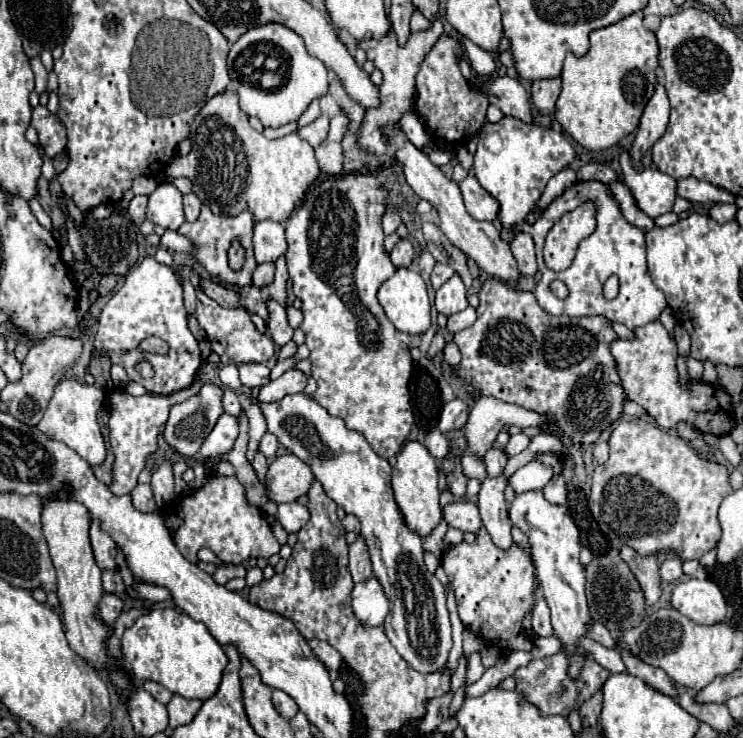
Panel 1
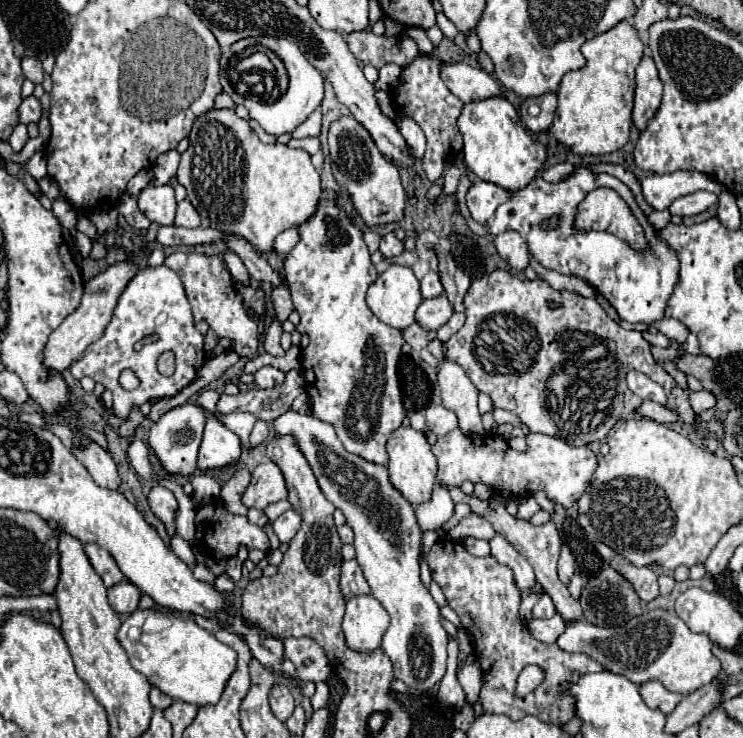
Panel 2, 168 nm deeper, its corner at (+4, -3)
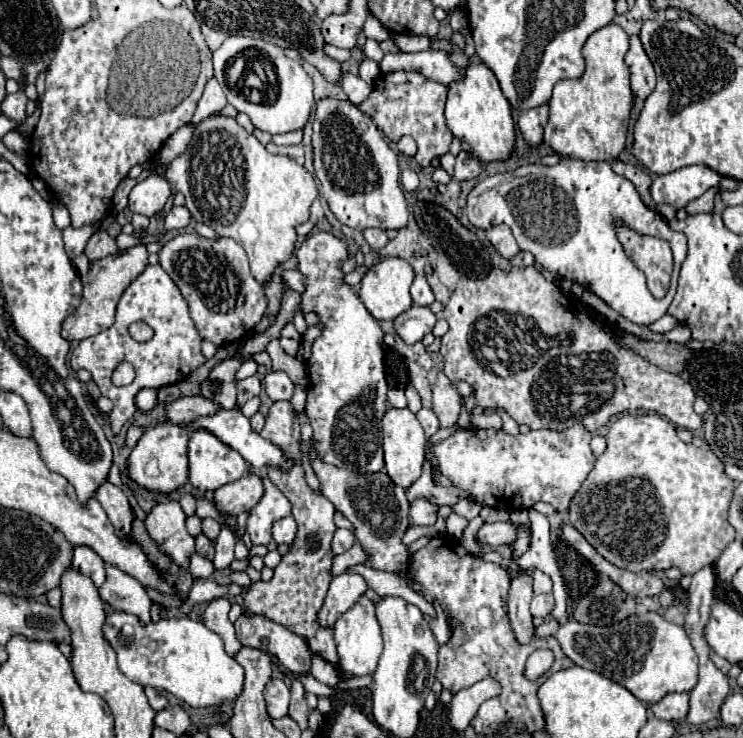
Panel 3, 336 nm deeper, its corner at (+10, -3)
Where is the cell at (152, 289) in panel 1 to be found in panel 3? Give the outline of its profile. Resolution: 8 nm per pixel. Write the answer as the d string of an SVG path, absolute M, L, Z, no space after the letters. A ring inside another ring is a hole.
M160 264L148 266L124 290L124 294L118 302L116 322L108 330L80 340L78 348L74 348L72 356L70 356L70 366L74 370L86 368L92 374L92 380L100 388L102 396L108 396L114 402L114 410L110 412L110 422L112 422L112 430L116 434L120 432L122 424L128 422L132 418L132 414L136 412L134 398L142 388L160 390L162 386L176 384L176 382L184 380L192 370L202 366L204 362L206 362L206 358L202 356L202 350L200 350L200 336L188 314L188 304L186 304L184 296L178 292L178 286L172 282L172 278L166 274L166 270ZM136 320L146 322L154 330L154 336L148 342L136 342L128 334L128 326ZM124 360L134 366L136 378L128 386L114 386L110 380L112 372Z

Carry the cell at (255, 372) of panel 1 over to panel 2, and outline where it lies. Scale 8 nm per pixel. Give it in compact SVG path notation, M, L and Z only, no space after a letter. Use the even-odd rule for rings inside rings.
M264 366L254 374L254 384L258 388L272 388L276 384L284 382L284 372L272 368L272 366Z

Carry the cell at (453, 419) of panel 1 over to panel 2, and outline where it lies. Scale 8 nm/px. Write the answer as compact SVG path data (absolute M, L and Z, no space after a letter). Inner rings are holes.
M430 406L426 410L426 422L428 422L430 432L434 432L436 436L444 436L458 428L456 414L444 406Z

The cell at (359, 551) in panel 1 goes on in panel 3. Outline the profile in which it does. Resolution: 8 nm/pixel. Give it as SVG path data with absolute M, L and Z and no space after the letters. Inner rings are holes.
M340 574L336 578L332 578L326 600L318 612L318 624L322 624L324 628L334 628L338 616L342 616L344 612L348 612L358 598L366 592L368 584L360 574Z

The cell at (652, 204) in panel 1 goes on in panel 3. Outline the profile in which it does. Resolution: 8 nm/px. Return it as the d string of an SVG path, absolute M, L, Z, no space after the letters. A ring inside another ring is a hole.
M686 166L676 172L656 176L650 192L656 204L670 204L676 210L700 198L708 188L718 186L720 174L708 166Z

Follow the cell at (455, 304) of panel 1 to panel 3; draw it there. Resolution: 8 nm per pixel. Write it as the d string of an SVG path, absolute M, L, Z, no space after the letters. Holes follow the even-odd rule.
M412 306L402 316L394 318L394 332L406 342L420 342L428 332L432 332L436 324L436 316L426 306Z

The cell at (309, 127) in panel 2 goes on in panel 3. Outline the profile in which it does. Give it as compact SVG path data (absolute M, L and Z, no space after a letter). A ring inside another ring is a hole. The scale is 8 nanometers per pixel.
M302 130L296 132L288 132L288 134L278 134L272 138L272 142L276 146L292 146L292 144L300 144L302 142Z

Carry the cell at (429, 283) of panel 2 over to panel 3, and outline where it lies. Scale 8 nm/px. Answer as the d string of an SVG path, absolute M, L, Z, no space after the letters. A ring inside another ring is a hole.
M424 276L414 278L414 284L410 288L410 296L412 296L414 306L430 306L434 302L434 294L432 294Z

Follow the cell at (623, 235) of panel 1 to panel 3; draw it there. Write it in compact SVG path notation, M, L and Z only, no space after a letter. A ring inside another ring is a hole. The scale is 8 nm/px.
M562 158L556 166L542 166L542 164L526 164L520 166L512 172L506 174L494 174L484 180L480 180L472 192L468 194L468 206L466 206L466 216L468 220L482 230L488 230L496 224L508 224L512 228L512 234L516 236L516 242L520 250L532 252L536 262L546 268L548 272L568 278L584 286L586 290L594 292L600 296L608 306L612 306L618 314L624 318L636 322L636 324L652 324L658 318L662 318L676 294L676 280L682 262L686 260L688 246L686 246L686 236L682 232L674 232L668 222L652 208L648 208L634 184L616 174L610 168L610 162L584 162L584 160L572 160L572 158ZM616 222L622 222L624 226L632 228L638 234L654 236L660 240L666 240L672 248L674 254L674 272L672 272L672 284L668 294L662 300L652 298L644 274L632 264L632 260L624 254L622 244L616 238Z

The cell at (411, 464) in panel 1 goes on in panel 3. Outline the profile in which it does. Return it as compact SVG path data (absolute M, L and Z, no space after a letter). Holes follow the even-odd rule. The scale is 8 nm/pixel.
M388 408L382 416L382 448L384 448L384 458L386 458L386 470L388 476L402 488L408 488L422 472L424 464L424 444L426 444L426 434L422 432L422 426L418 424L416 416L408 408Z

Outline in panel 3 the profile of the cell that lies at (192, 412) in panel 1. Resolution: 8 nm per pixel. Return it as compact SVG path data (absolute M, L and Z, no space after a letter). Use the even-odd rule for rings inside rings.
M158 422L156 426L146 428L128 456L128 478L134 480L138 486L160 494L170 494L182 488L188 482L188 438L190 432L172 422Z

